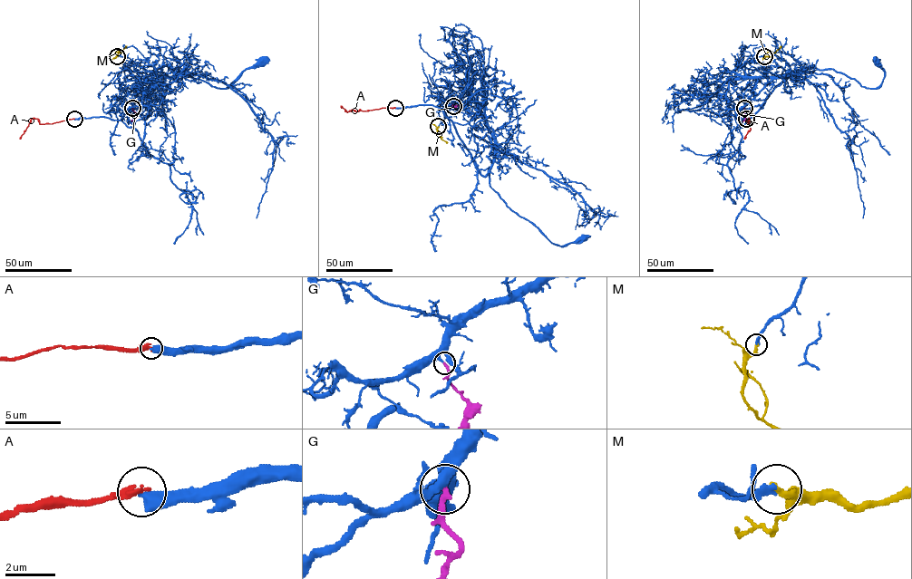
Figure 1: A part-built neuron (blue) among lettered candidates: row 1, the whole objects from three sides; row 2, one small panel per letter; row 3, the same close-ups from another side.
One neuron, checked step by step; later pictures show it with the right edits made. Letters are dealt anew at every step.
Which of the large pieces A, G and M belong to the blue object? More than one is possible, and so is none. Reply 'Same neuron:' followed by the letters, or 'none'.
Same neuron: G, M

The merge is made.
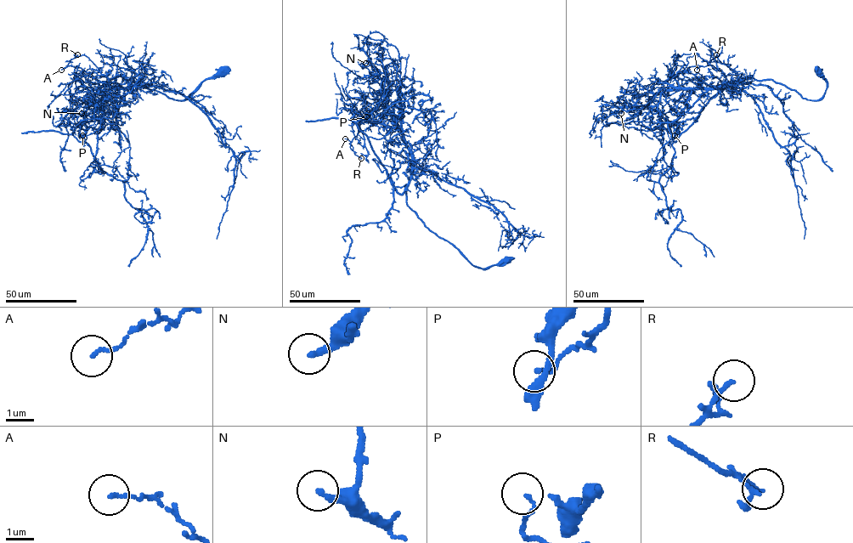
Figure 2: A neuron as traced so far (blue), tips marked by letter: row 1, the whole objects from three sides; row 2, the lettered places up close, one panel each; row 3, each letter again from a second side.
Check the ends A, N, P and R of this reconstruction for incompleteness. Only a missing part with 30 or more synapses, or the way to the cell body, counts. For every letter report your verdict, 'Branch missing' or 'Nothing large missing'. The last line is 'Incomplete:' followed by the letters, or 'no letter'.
A: Nothing large missing
N: Branch missing
P: Nothing large missing
R: Nothing large missing
Incomplete: N

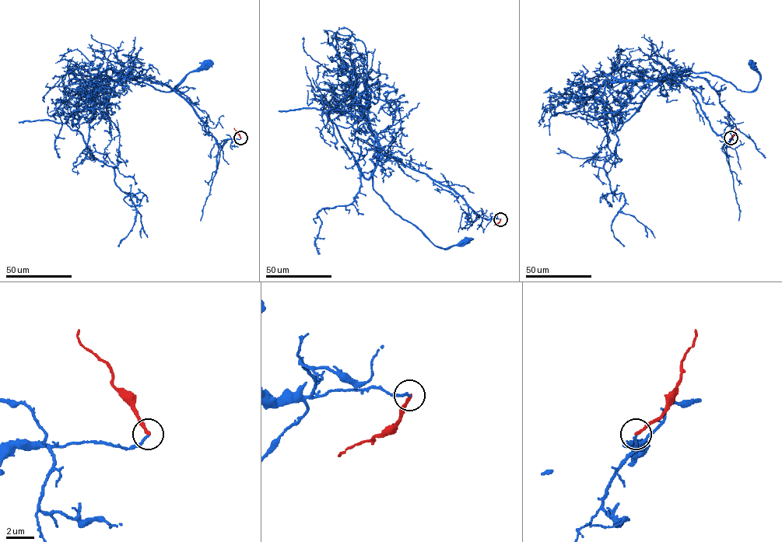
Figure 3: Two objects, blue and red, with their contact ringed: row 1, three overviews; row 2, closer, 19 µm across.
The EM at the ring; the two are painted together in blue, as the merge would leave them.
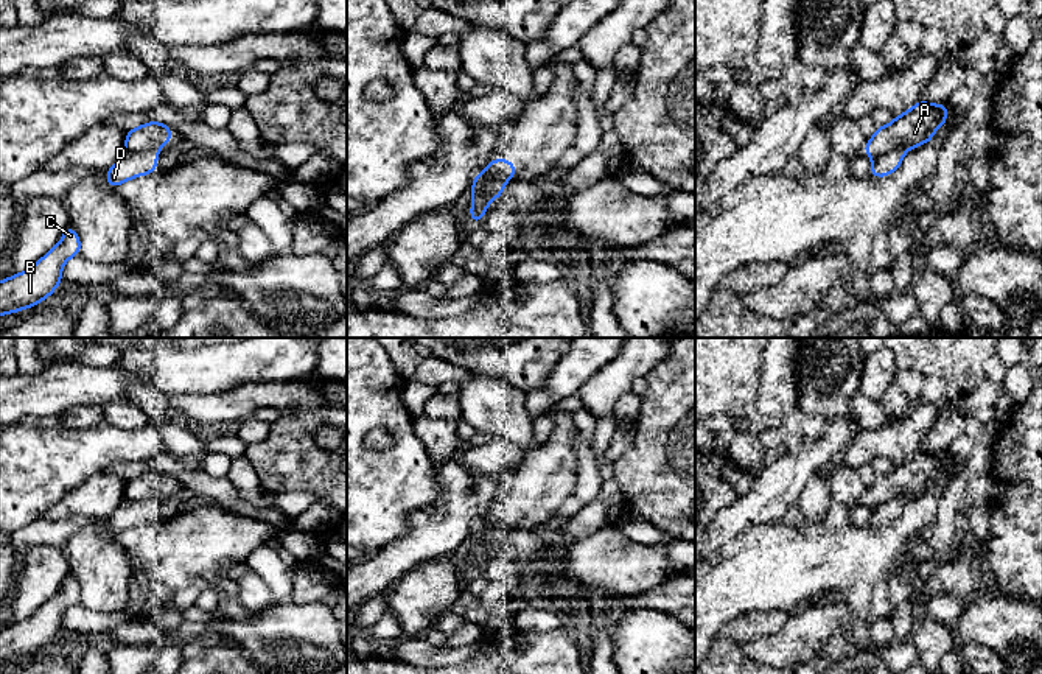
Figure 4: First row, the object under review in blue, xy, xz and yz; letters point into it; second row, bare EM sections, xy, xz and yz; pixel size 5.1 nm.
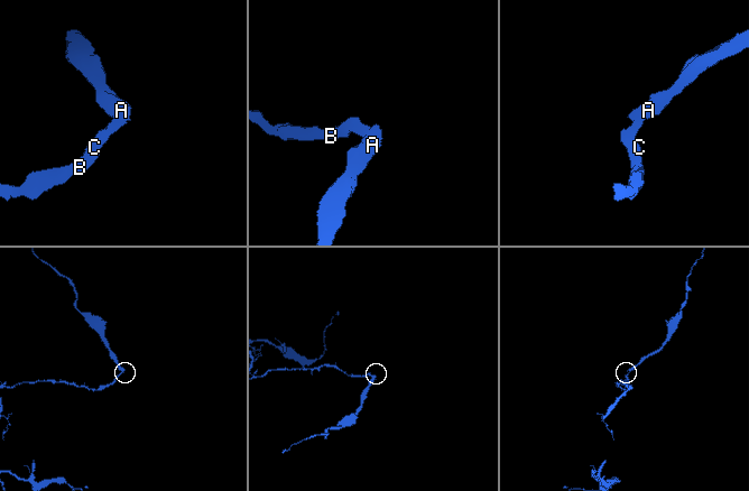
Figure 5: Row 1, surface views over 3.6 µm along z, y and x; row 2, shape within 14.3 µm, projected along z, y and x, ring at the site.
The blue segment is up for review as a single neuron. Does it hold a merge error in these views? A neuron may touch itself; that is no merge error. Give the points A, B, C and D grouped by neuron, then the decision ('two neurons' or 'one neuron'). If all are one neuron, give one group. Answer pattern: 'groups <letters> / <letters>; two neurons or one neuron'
groups A / B C D; two neurons

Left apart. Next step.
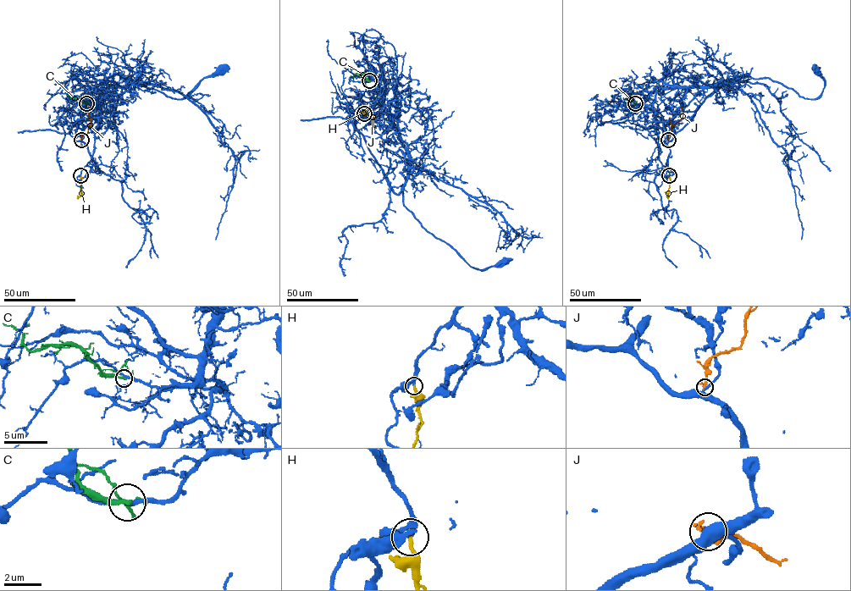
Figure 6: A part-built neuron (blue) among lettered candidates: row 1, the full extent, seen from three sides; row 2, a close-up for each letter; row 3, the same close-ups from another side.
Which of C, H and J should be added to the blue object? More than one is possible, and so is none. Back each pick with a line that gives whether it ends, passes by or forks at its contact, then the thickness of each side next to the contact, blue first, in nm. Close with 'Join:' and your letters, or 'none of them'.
H: it ends there; 240 nm thick on the blue side, 240 nm on the other
Join: H

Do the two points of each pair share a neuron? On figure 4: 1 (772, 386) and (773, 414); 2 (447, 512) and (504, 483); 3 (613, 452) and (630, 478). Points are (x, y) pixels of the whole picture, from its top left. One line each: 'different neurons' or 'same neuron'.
1: same neuron
2: same neuron
3: different neurons

